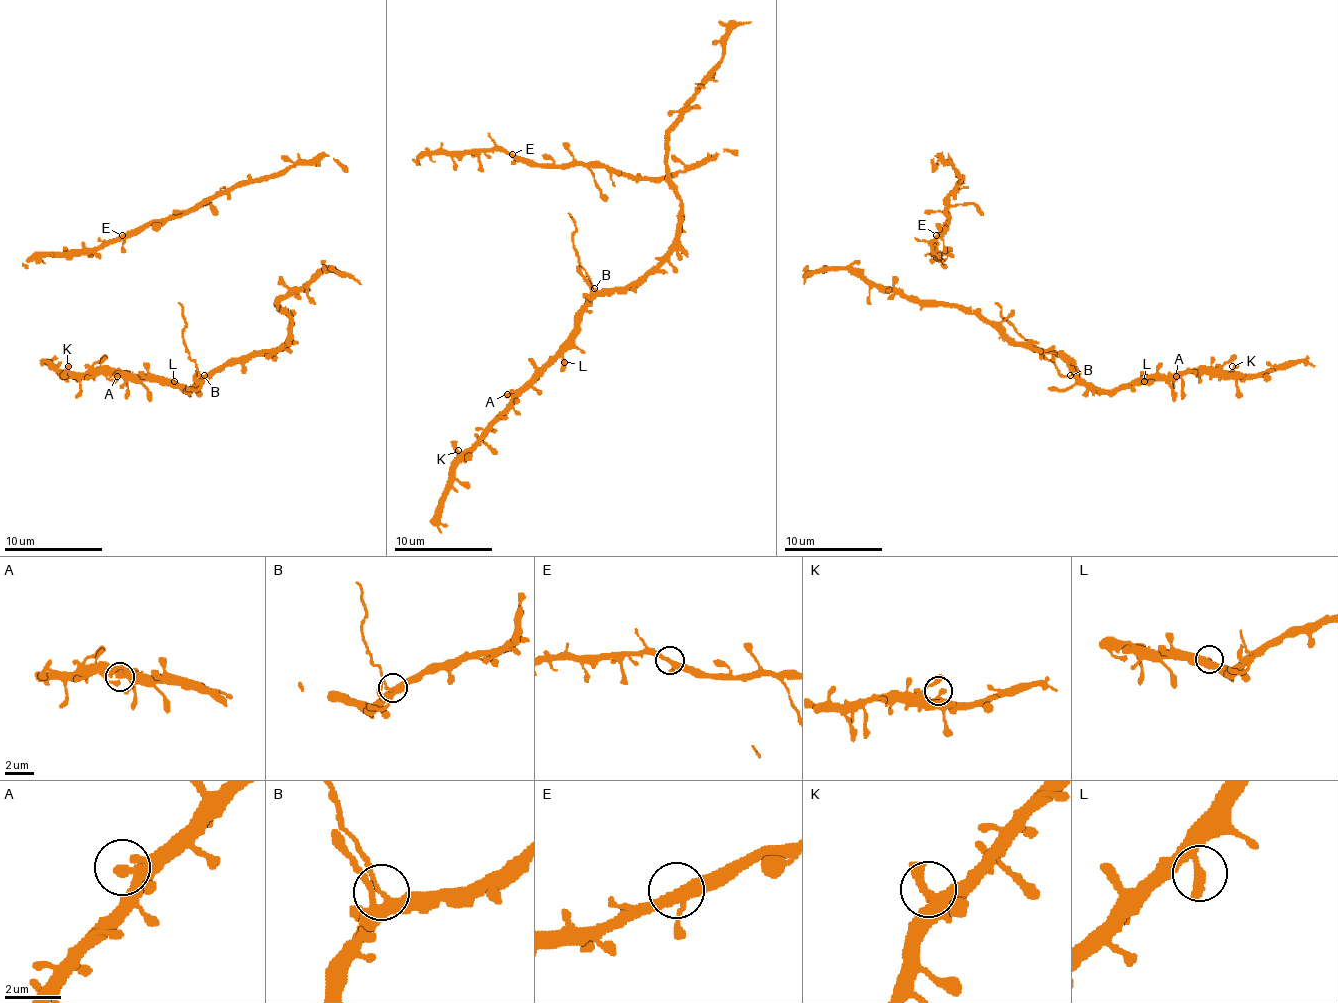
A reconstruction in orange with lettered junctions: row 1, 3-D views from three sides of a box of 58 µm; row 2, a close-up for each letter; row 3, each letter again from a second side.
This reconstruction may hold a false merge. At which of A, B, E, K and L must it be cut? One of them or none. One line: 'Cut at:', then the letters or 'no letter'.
Cut at: B

